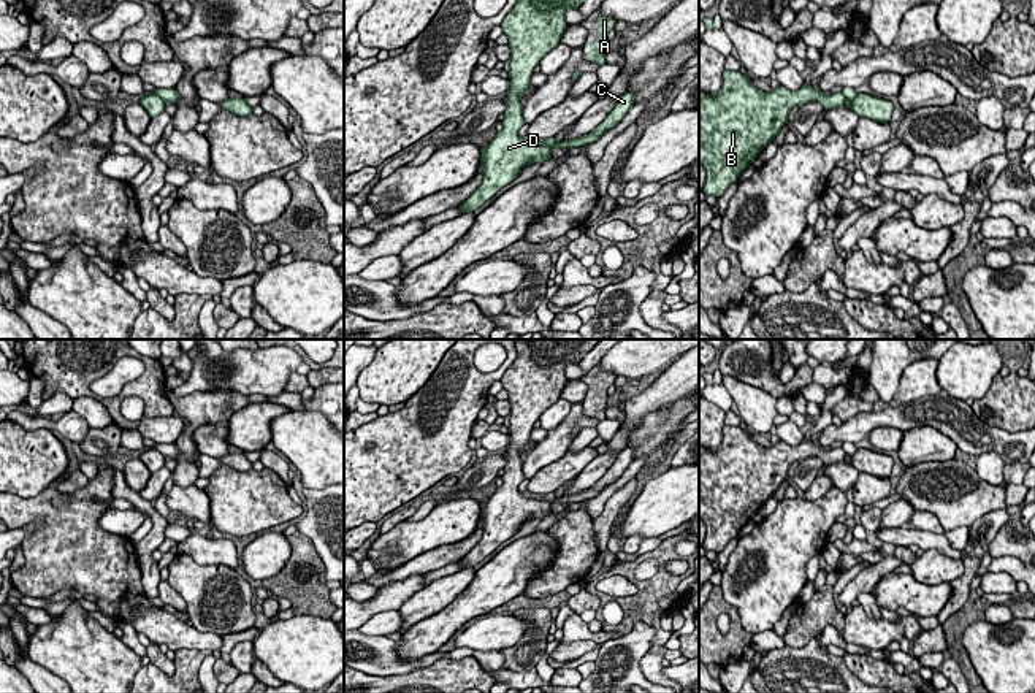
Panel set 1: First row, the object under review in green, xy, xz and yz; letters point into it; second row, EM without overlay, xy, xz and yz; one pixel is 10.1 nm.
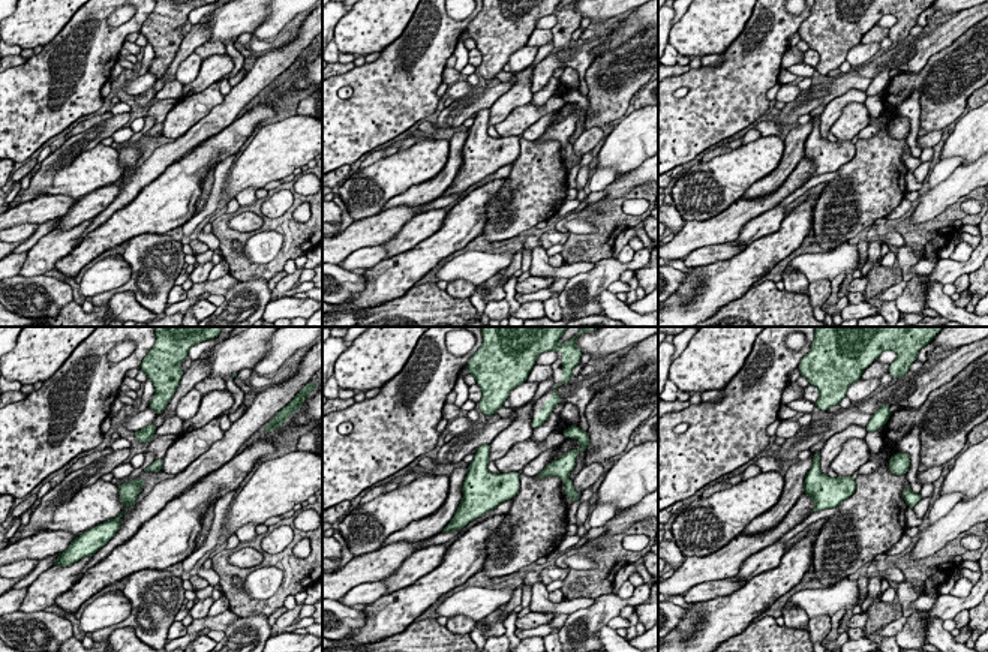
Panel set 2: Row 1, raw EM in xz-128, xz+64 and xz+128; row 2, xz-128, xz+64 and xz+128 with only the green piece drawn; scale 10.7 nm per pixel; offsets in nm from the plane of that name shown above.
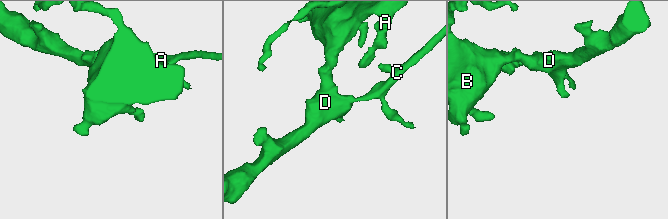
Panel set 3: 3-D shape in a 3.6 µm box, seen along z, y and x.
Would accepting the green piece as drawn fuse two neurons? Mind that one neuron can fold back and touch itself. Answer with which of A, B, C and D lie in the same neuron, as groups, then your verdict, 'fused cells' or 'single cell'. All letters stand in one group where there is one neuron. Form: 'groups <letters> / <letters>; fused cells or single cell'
groups A B D / C; fused cells

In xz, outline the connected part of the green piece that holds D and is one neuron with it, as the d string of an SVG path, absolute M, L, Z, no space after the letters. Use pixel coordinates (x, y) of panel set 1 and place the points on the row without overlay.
M515 339L517 358L501 377L512 408L502 485L480 506L482 539L458 561L461 569L480 563L526 520L552 514L552 504L544 498L520 495L518 485L525 481L520 454L540 414L560 398L567 381L566 366L577 365L599 341Z

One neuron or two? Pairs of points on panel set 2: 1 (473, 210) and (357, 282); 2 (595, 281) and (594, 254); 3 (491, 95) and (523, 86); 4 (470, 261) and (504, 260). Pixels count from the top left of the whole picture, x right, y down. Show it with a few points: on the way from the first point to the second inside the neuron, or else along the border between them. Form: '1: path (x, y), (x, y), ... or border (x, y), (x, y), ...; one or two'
1: border (362, 275), (363, 290), (347, 303), (339, 303); two
2: border (612, 257), (604, 257), (594, 263); two
3: border (516, 75), (516, 81), (489, 107); two
4: path (479, 261), (495, 261); one

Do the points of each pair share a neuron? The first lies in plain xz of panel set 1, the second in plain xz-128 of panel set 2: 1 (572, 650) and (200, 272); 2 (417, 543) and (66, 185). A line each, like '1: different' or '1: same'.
1: different
2: same

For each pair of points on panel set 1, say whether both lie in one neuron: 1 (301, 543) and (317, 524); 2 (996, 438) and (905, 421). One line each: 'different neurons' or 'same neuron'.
1: different neurons
2: same neuron

